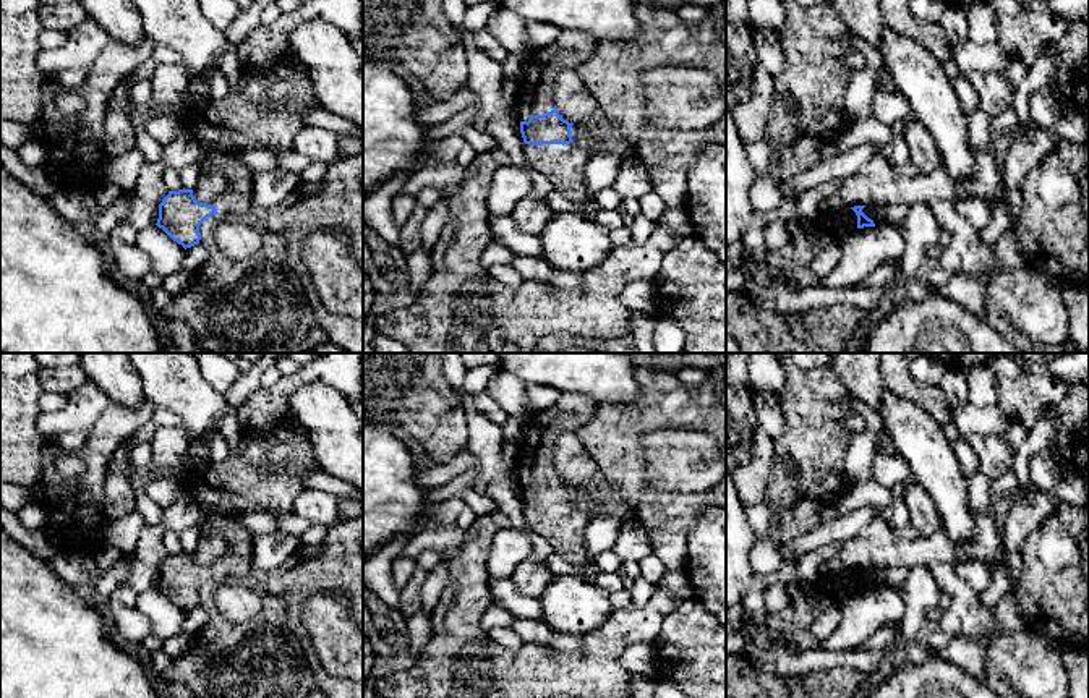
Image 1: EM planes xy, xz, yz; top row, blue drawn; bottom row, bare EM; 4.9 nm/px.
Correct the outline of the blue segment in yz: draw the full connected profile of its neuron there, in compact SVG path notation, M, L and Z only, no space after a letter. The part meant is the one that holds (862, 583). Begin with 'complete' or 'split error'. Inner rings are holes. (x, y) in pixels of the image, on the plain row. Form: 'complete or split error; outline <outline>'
split error; outline M854 568L828 575L818 575L814 591L825 593L838 602L843 596L849 593L875 589L873 583L862 575L864 570L865 568Z

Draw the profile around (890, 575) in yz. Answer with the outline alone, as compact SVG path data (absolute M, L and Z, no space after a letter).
M870 567L862 572L862 575L873 583L875 588L880 586L898 586L904 583L909 575L909 567Z

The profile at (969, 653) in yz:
M963 633L953 635L948 645L935 653L979 680L984 679L990 662L984 641L979 636Z

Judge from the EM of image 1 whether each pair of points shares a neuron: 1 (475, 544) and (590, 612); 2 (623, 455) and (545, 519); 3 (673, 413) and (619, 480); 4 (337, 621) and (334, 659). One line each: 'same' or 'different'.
1: different
2: different
3: same
4: same

